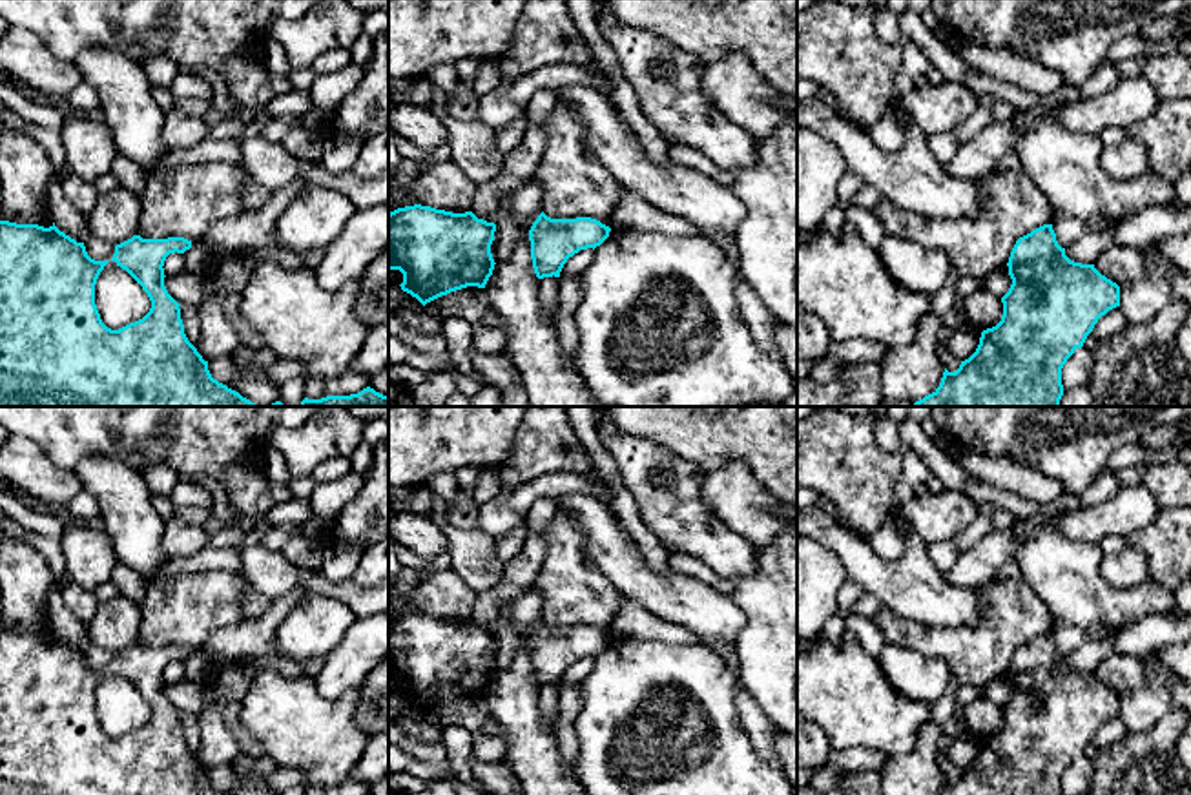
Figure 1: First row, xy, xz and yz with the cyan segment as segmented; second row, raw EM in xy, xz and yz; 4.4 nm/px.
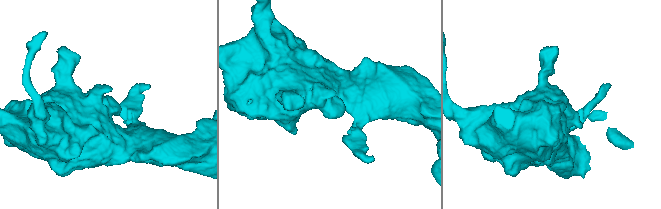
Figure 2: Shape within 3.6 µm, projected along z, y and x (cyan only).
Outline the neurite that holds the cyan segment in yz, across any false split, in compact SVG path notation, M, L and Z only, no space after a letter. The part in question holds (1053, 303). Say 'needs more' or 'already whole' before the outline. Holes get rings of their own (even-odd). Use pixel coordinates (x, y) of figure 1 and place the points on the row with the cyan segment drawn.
already whole | M1052 224L1020 237L1007 266L1012 284L1001 297L1001 321L983 330L976 352L956 372L945 368L939 387L914 407L1060 407L1062 368L1098 319L1120 306L1120 286L1094 264L1071 261Z

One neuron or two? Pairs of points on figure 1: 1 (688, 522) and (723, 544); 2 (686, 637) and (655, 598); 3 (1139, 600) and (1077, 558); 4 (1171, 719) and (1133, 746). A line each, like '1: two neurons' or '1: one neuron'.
1: one neuron
2: two neurons
3: one neuron
4: one neuron

